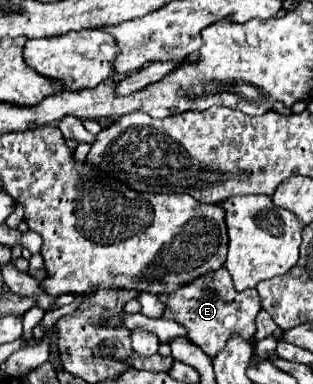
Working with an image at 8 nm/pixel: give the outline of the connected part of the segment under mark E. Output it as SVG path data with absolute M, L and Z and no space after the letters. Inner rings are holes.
M225 267L217 269L215 273L207 273L207 277L199 277L199 281L193 281L191 285L183 285L183 289L179 289L177 293L159 295L159 301L167 305L163 317L181 323L189 331L191 343L199 345L209 357L215 357L219 349L223 349L231 333L239 333L247 341L255 337L255 317L261 311L259 293L255 293L255 289L241 293L235 291L231 275Z

